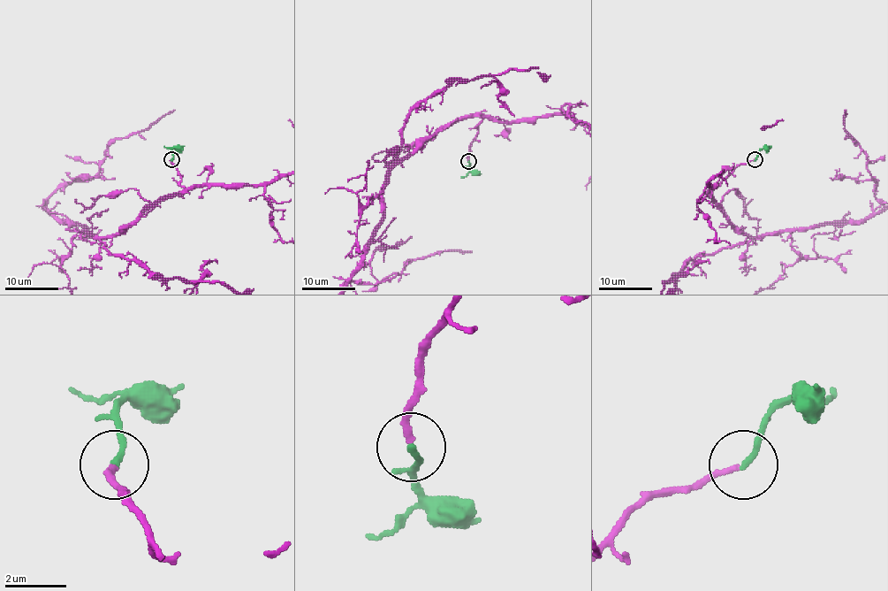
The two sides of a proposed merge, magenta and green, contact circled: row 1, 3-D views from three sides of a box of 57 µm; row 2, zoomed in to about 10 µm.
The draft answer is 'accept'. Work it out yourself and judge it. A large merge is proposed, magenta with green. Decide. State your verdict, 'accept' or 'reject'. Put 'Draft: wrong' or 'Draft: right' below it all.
accept
Draft: right

